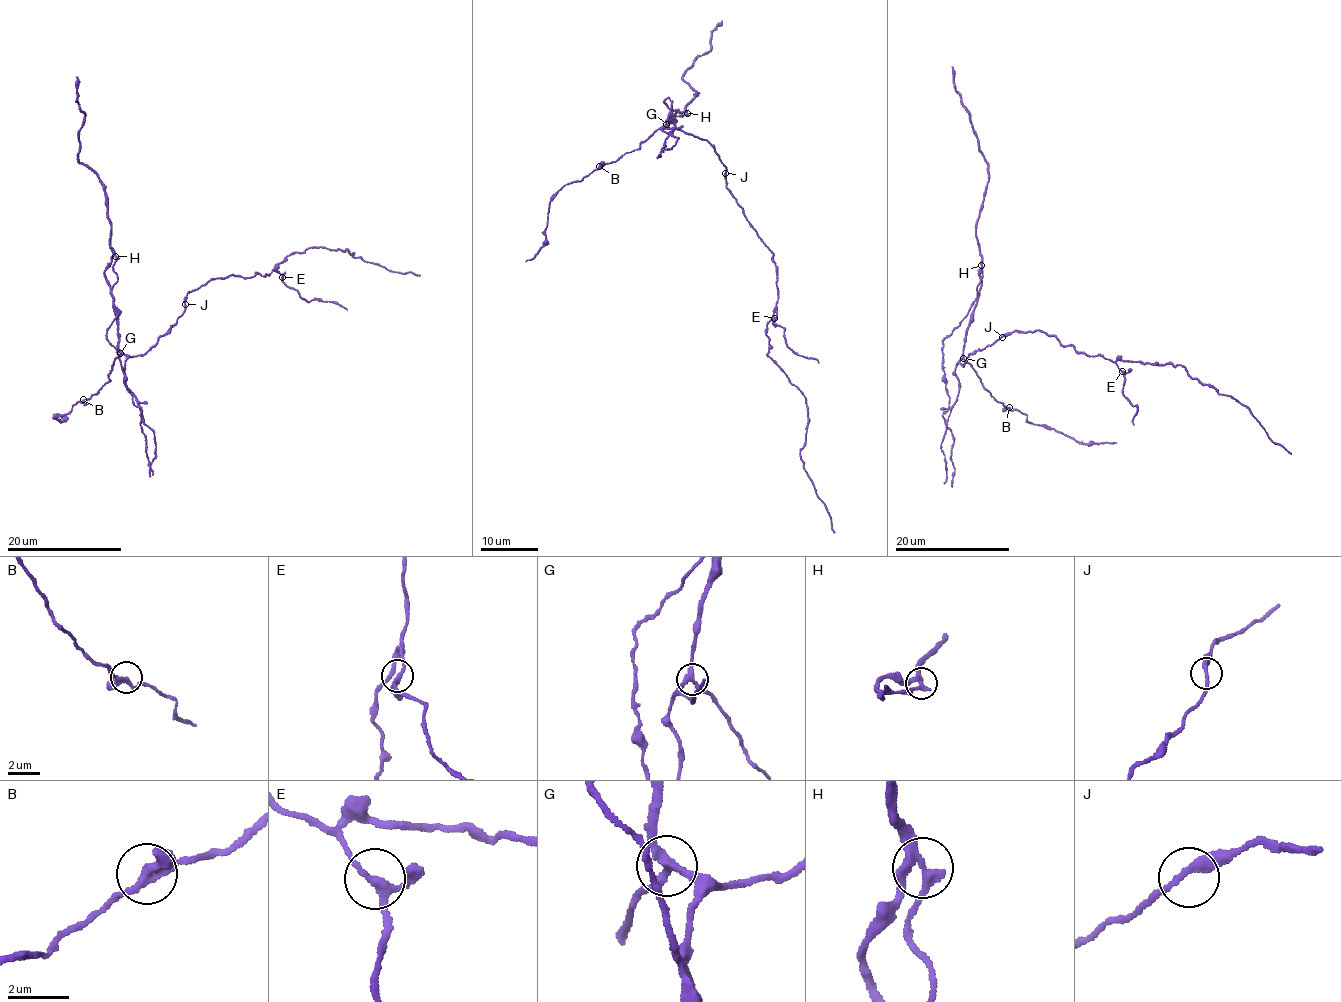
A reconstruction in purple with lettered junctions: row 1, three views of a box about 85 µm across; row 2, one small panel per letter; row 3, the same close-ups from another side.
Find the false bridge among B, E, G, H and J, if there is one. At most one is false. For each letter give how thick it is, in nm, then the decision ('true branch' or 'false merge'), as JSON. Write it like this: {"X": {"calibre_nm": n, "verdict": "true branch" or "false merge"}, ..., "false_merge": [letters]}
{"B": {"calibre_nm": 240, "verdict": "true branch"}, "E": {"calibre_nm": 220, "verdict": "true branch"}, "G": {"calibre_nm": 240, "verdict": "true branch"}, "H": {"calibre_nm": 260, "verdict": "false merge"}, "J": {"calibre_nm": 280, "verdict": "true branch"}, "false_merge": ["H"]}

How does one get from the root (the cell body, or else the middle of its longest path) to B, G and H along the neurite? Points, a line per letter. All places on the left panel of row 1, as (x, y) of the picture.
B: (184, 303), (183, 313), (143, 355), (121, 353), (114, 360), (109, 380), (83, 399)
G: (184, 303), (183, 313), (177, 321), (143, 355), (120, 353)
H: (184, 303), (177, 321), (143, 355), (123, 353), (111, 295), (111, 286), (117, 280), (113, 269), (116, 256)

